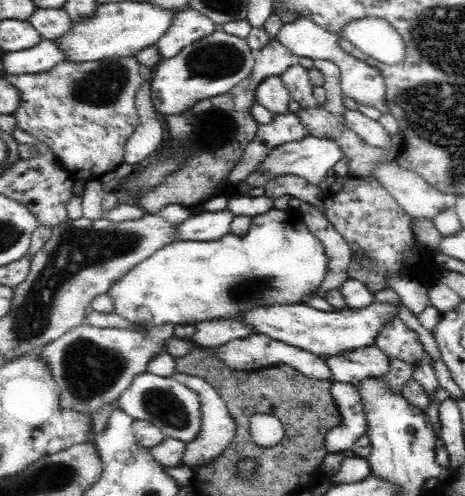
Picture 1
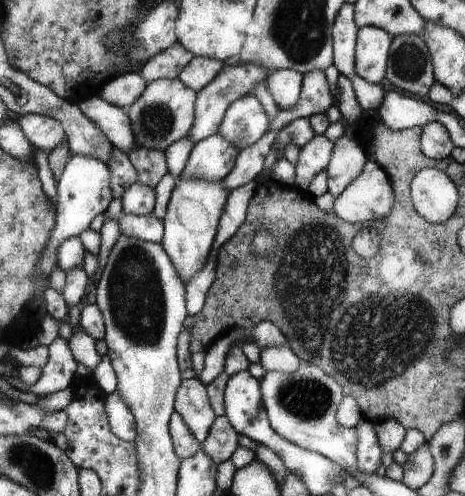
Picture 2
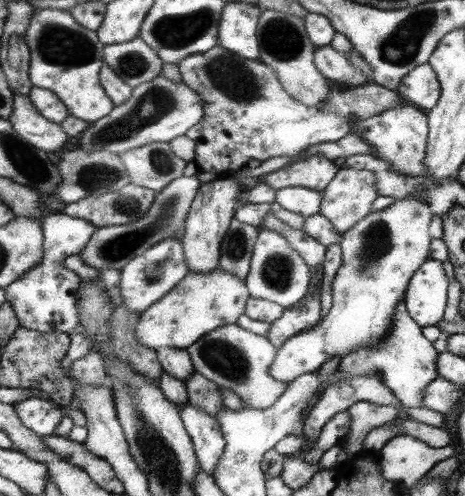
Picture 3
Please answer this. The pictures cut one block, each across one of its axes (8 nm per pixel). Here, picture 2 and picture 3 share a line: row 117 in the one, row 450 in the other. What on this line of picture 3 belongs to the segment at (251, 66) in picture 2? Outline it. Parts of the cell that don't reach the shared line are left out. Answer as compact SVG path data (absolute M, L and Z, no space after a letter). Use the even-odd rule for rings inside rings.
M189 402L179 412L187 434L191 436L199 470L213 476L225 448L225 438L219 422Z

